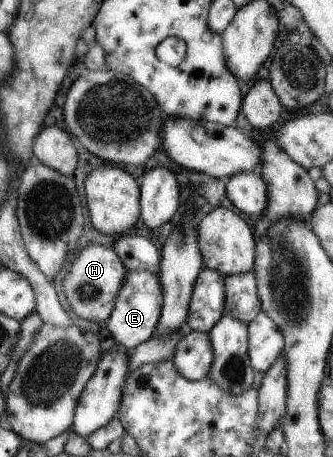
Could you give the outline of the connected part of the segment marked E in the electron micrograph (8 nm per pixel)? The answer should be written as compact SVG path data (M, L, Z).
M127 270L114 310L107 320L110 343L123 350L131 350L152 337L158 326L163 298L159 274L152 274L150 270Z

